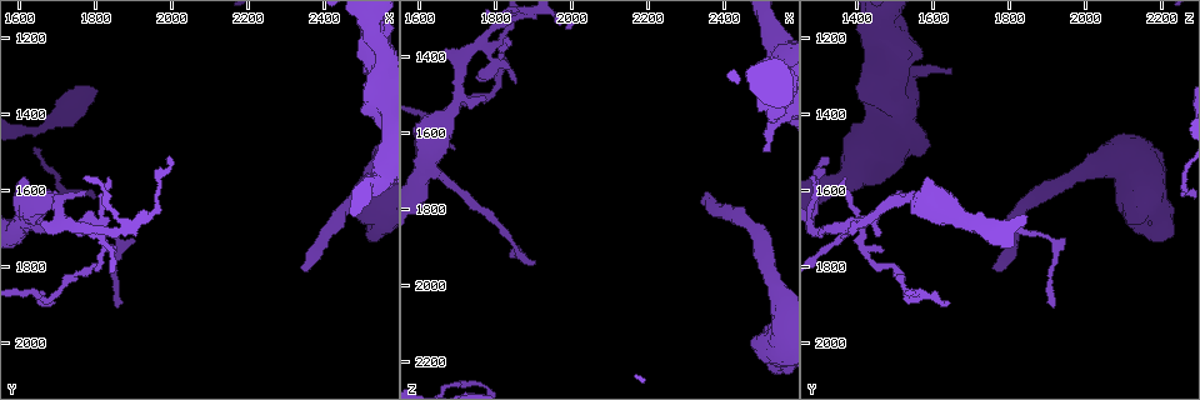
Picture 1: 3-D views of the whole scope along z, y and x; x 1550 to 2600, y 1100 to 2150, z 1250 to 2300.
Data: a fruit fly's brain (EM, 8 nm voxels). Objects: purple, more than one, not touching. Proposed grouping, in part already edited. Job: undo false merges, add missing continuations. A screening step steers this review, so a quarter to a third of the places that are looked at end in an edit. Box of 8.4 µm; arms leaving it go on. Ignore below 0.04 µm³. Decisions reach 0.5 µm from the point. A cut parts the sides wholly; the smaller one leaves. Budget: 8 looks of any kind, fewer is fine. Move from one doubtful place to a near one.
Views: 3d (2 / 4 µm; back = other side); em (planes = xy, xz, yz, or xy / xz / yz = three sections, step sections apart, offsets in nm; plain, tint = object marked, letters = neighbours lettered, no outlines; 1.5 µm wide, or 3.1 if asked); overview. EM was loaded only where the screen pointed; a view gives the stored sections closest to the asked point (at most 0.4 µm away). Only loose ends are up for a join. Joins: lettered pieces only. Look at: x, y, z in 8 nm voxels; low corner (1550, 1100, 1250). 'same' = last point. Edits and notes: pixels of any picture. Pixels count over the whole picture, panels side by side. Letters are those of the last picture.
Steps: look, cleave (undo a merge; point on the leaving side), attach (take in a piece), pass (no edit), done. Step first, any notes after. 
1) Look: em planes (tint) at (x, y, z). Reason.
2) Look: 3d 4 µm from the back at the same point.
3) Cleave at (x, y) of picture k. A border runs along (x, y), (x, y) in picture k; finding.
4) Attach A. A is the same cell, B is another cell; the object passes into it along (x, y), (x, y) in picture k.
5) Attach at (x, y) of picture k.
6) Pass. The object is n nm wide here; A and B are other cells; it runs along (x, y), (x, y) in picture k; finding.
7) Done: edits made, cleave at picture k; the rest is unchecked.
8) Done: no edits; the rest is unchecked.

Look: em planes (letters) at (2355, 1805, 1750). An open end.

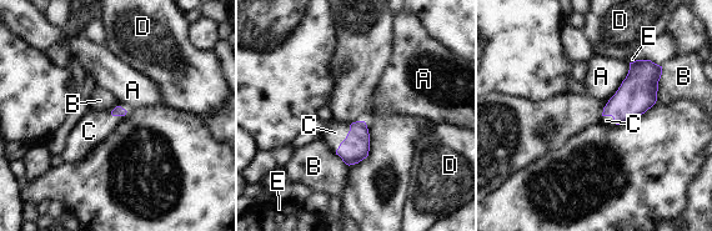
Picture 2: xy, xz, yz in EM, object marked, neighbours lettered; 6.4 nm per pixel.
Attach C. C is the same cell, A, B, D and E are other cells; it goes on there.

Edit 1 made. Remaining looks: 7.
Look: overview. See it whole again.

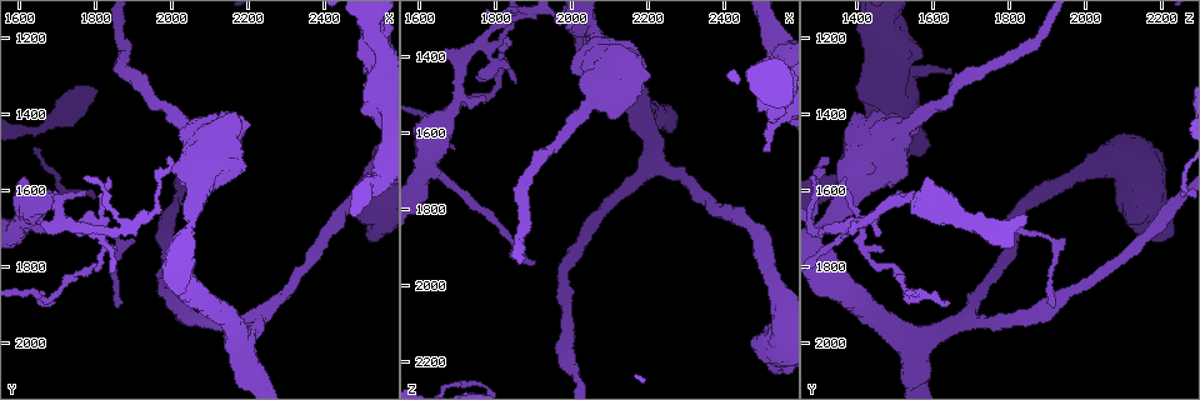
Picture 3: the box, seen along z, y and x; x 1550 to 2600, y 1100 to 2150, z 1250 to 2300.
Look: em planes (plain) at (1990, 1510, 1315).

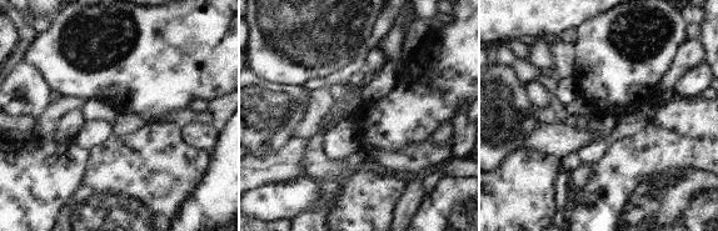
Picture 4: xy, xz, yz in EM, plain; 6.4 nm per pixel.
Look: em planes (letters) at the same point. See the neighbours.

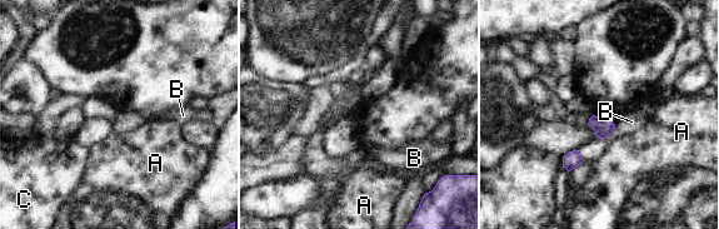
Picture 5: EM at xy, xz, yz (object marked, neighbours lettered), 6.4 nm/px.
Pass. A, B and C are other cells; a border runs along (615, 124), (614, 129), (600, 139) in picture 5; none of them fits.

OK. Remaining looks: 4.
Look: 3d 2 µm at (1760, 1695, 1365). Four arms meet.

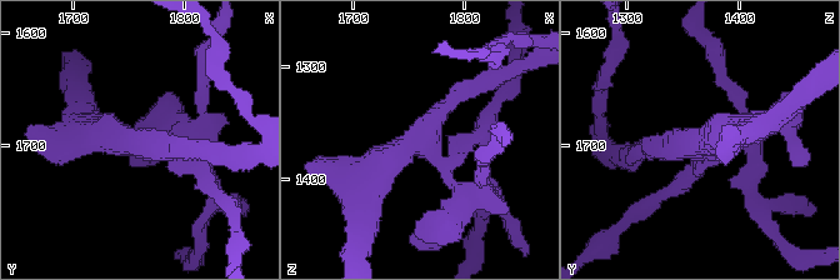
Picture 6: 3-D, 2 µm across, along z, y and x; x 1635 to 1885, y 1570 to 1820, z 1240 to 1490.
Look: em yz step 8 (tint) at (1764, 1696, 1370). Now the EM.

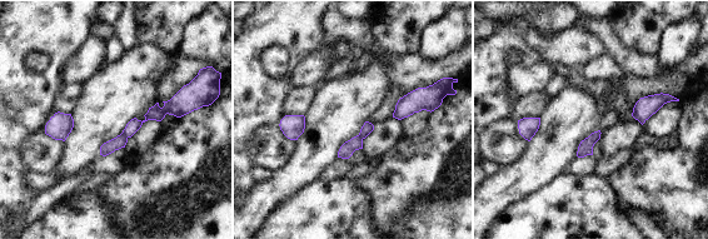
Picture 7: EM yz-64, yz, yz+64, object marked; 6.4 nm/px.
Look: em planes (letters) at the same point.

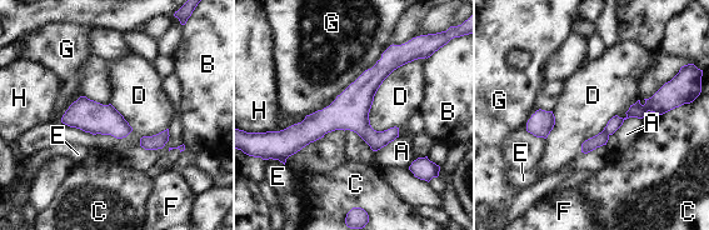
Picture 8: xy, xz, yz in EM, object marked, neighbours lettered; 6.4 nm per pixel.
Cleave at (602, 138) of picture 8. The longest contact is with G, 750 nm; A, B, C, D, E, F, G and H are other cells; a border runs along (603, 130), (608, 136) in picture 8; a second cell is stuck on.

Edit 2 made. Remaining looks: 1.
Done: edits made, attach at picture 2, cleave at picture 8; the rest is unchecked.

